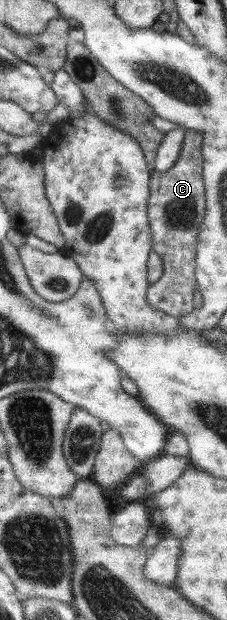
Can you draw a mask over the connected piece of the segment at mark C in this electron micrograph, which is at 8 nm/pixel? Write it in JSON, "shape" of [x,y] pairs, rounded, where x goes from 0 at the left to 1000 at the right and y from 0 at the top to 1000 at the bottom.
{"shape":[[[824,210],[789,255],[727,277],[661,276],[661,315],[648,345],[665,371],[670,403],[709,415],[718,445],[648,468],[648,484],[753,510],[833,506],[855,497],[855,474],[872,469],[859,452],[863,398],[877,363],[903,350],[907,319],[890,285],[890,213]]]}

